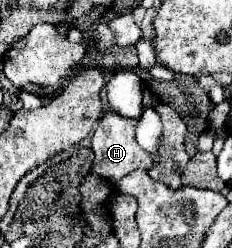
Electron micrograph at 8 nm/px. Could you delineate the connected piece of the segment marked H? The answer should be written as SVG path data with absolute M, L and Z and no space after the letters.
M104 112L104 116L98 120L98 128L92 136L92 150L96 154L92 172L98 176L104 176L110 182L118 182L120 178L124 178L126 174L142 168L142 170L150 170L152 168L152 160L148 156L148 152L144 152L134 136L134 128L136 128L138 120L136 118L124 118L116 112Z

